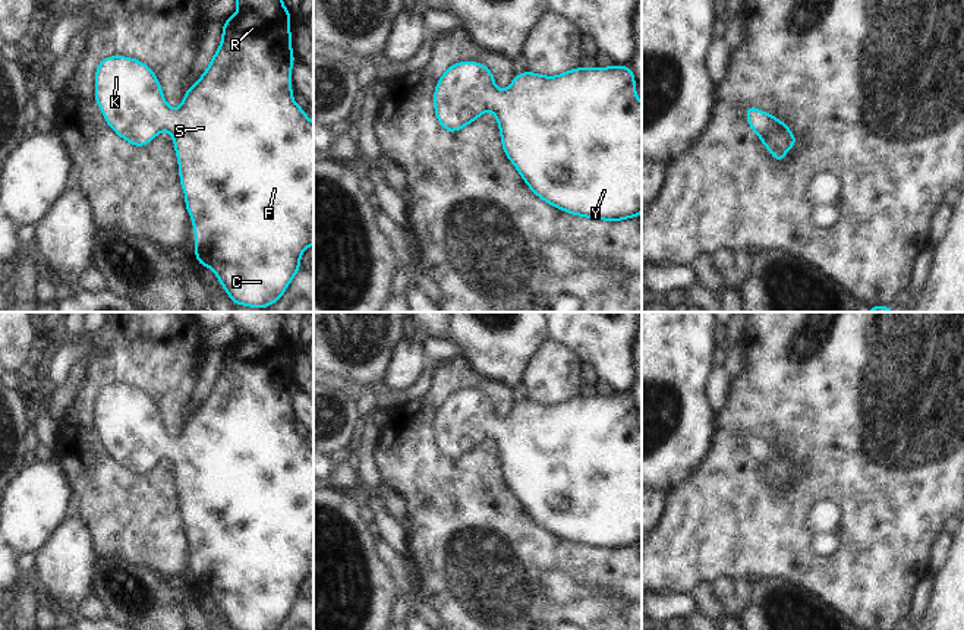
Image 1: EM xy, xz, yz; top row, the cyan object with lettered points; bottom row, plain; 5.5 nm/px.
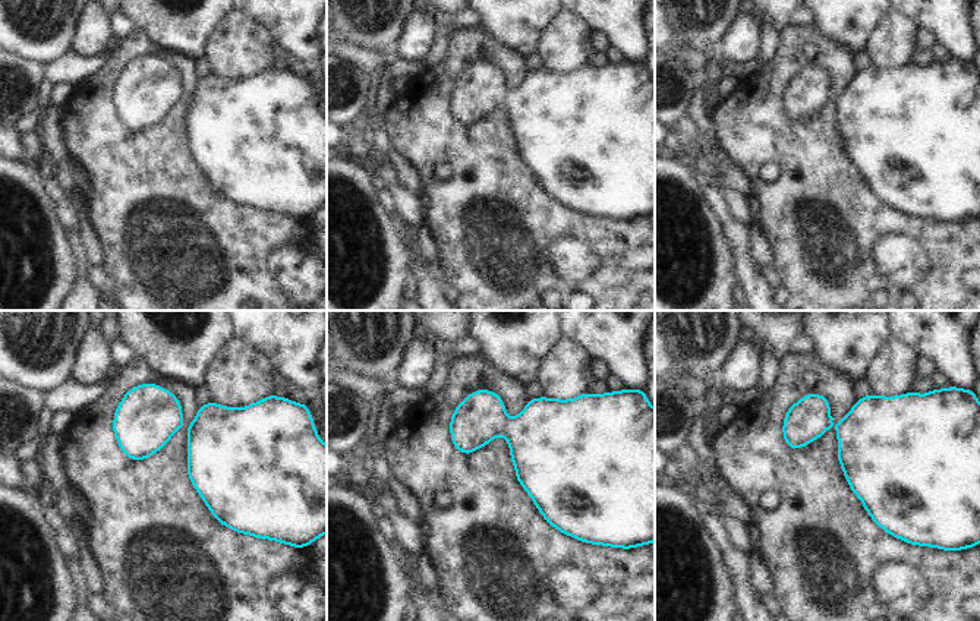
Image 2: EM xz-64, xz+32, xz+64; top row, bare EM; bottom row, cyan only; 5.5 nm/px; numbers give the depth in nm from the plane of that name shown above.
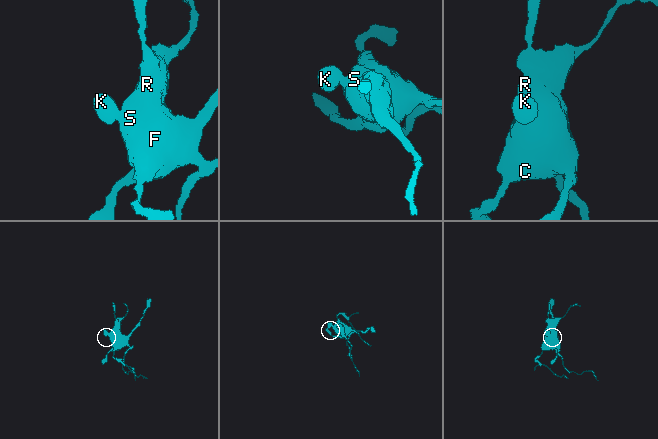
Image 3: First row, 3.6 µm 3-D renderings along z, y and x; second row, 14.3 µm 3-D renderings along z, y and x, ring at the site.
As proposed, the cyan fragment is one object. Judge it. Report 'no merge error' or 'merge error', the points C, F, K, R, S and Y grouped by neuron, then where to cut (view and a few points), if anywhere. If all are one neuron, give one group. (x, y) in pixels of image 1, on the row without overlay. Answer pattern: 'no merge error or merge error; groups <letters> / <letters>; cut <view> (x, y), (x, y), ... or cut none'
no merge error; groups C F K R S Y; cut none

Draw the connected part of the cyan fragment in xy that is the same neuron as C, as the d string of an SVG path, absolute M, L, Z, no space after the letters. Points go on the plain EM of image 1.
M231 312L231 319L237 328L237 340L223 350L223 369L217 381L212 384L205 401L186 418L183 429L176 438L170 438L154 400L145 391L125 384L110 384L100 390L95 399L95 429L107 453L135 475L147 473L164 457L173 463L174 479L179 488L180 514L186 520L186 539L192 544L195 557L196 589L215 601L220 612L233 630L277 630L300 596L302 580L309 573L314 573L314 450L306 445L302 435L294 432L292 422L290 400L294 384L287 350L293 347L281 330L283 312Z

